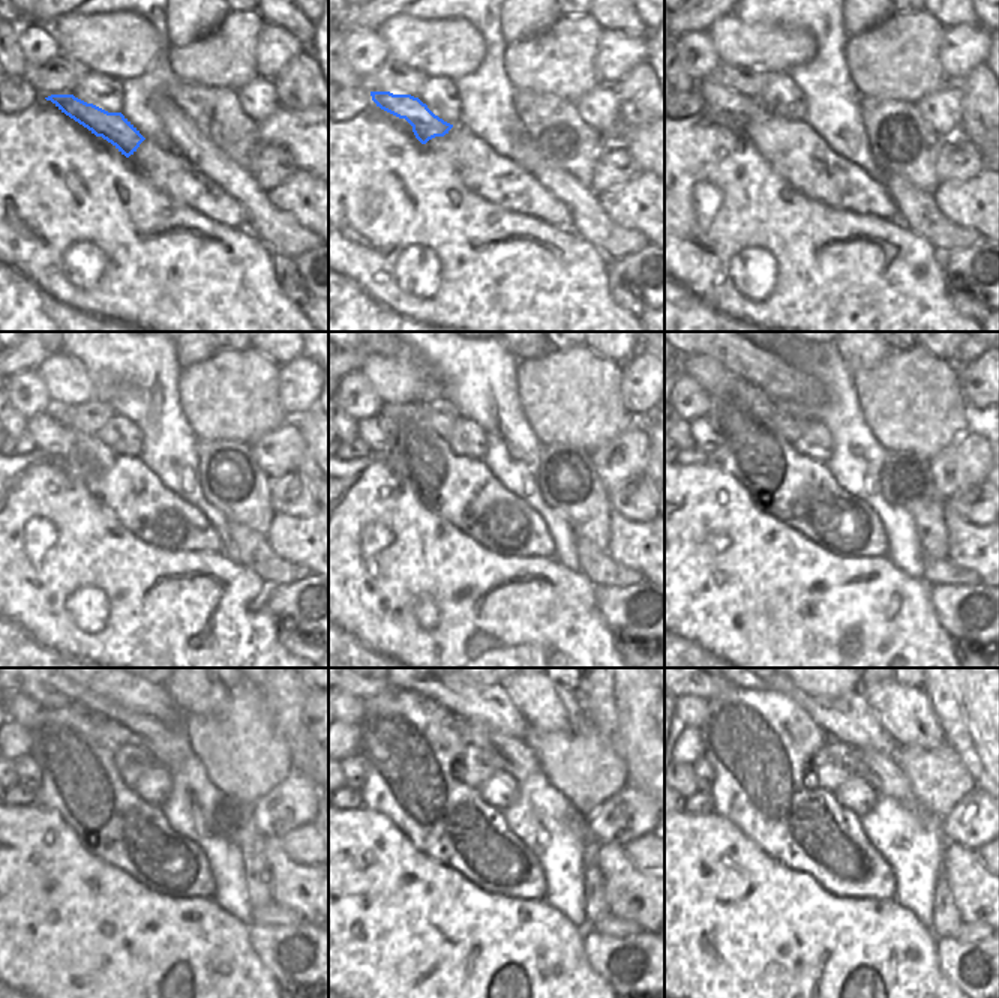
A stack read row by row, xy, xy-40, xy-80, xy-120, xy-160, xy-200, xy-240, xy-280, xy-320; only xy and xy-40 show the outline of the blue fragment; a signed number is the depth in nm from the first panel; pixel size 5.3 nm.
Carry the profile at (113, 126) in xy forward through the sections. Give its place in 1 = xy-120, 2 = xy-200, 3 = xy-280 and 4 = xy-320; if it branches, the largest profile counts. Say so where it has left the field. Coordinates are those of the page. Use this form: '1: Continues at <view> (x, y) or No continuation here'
1: Continues at xy-120 (50, 435)
2: Continues at xy-200 (705, 440)
3: Continues at xy-280 (359, 767)
4: Continues at xy-320 (702, 770).

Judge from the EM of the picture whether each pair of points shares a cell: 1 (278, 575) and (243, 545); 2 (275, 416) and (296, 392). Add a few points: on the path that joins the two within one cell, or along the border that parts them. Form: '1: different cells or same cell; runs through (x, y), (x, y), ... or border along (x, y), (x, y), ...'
1: same cell; runs through (269, 566), (252, 551)
2: different cells; border along (281, 371), (278, 393), (279, 404), (287, 414)

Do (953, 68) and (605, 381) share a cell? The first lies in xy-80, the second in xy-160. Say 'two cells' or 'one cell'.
two cells

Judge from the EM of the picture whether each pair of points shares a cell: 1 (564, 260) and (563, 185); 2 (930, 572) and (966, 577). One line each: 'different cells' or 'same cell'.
1: different cells
2: same cell

